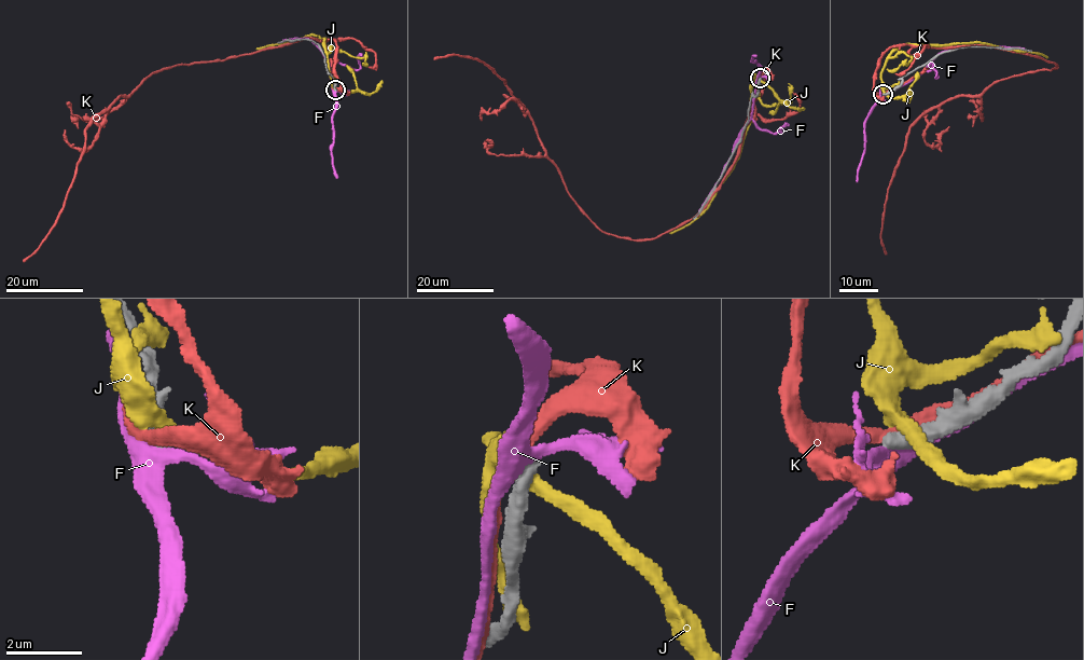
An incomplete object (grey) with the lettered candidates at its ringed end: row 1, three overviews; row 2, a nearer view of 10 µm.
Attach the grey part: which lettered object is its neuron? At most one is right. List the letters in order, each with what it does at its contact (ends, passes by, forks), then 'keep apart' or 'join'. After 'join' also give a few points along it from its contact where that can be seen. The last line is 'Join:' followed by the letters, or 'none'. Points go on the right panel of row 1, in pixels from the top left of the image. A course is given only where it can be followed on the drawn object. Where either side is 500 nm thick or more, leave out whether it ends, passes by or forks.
F: it forks; keep apart
J: it passes by; keep apart
K: it passes by; keep apart
Join: none

